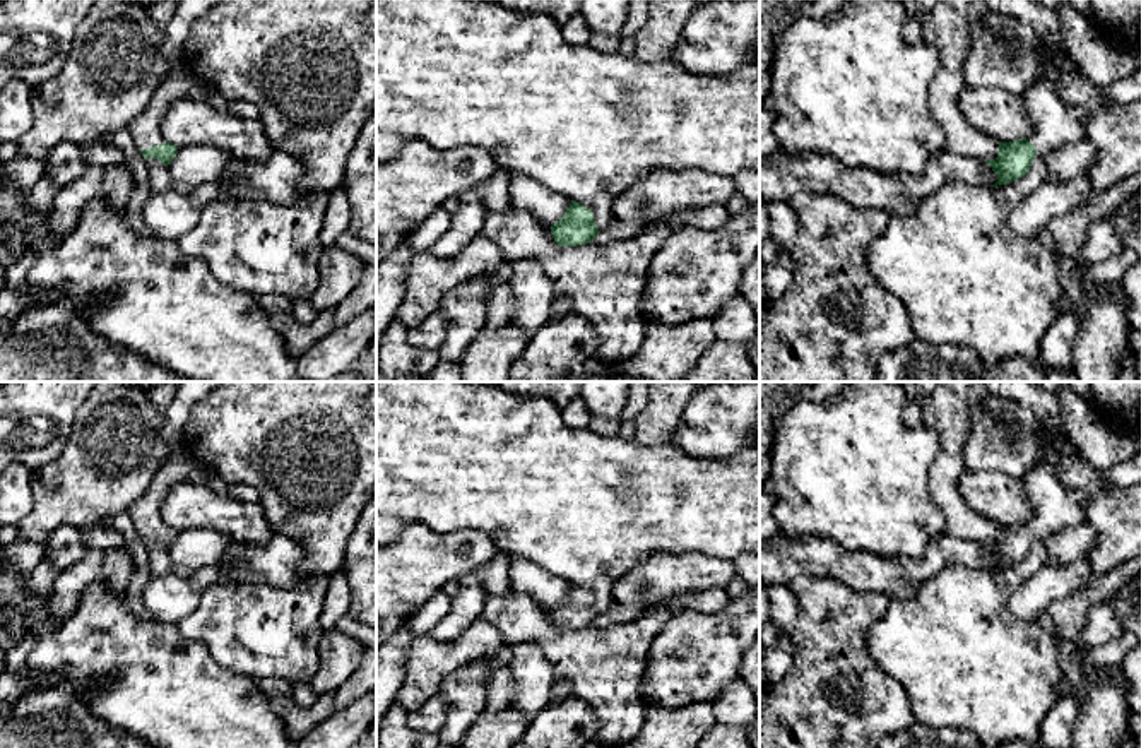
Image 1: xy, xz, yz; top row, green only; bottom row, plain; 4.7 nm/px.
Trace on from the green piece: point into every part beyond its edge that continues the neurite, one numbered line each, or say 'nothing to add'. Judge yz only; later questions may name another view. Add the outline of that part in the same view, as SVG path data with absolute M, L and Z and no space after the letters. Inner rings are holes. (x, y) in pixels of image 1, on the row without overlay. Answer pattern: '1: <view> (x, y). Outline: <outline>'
1: yz (1054, 505). Outline: M1045 457L1028 472L1023 484L1032 505L1026 524L1035 529L1037 539L1086 520L1083 507L1086 495L1066 488Z

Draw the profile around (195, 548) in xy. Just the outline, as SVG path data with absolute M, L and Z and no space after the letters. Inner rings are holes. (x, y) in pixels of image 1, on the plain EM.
M209 527L178 531L168 548L173 573L190 579L205 567L216 567L234 543L229 536Z

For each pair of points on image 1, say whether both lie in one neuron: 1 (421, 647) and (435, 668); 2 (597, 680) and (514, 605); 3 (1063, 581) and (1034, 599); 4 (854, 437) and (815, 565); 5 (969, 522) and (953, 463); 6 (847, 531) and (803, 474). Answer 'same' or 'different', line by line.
1: same
2: same
3: same
4: different
5: same
6: same

